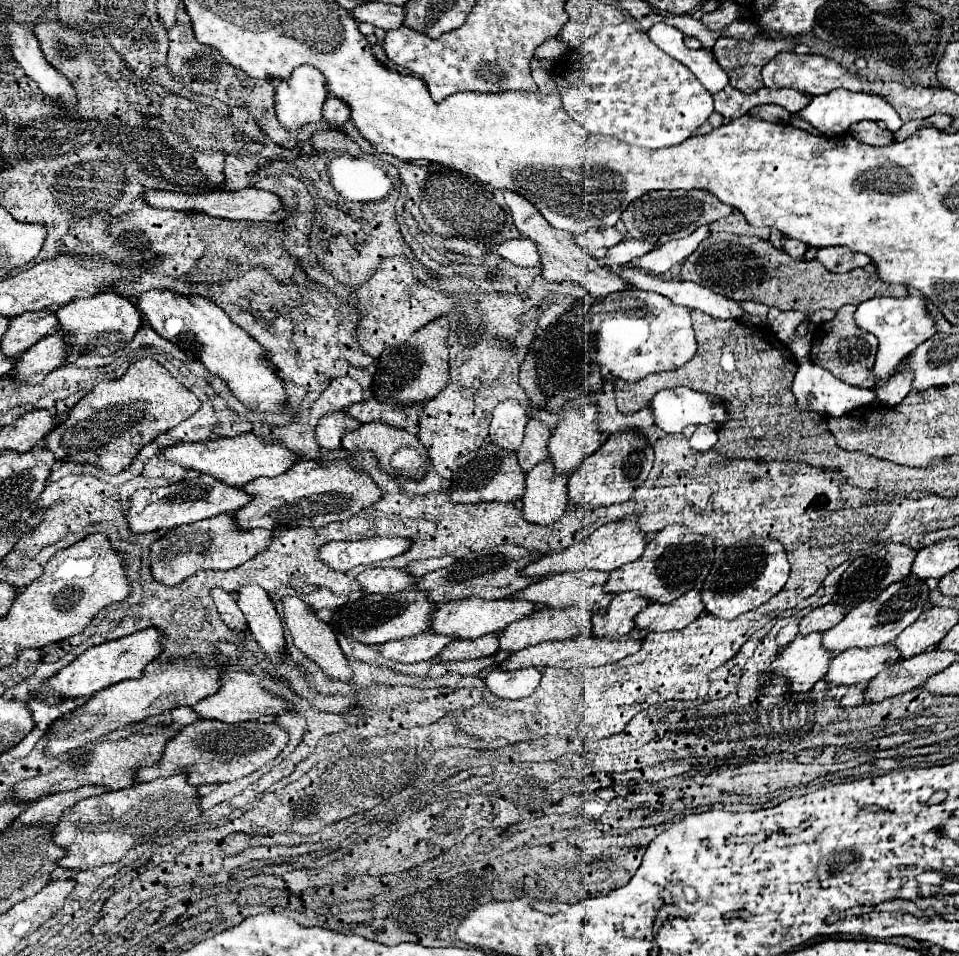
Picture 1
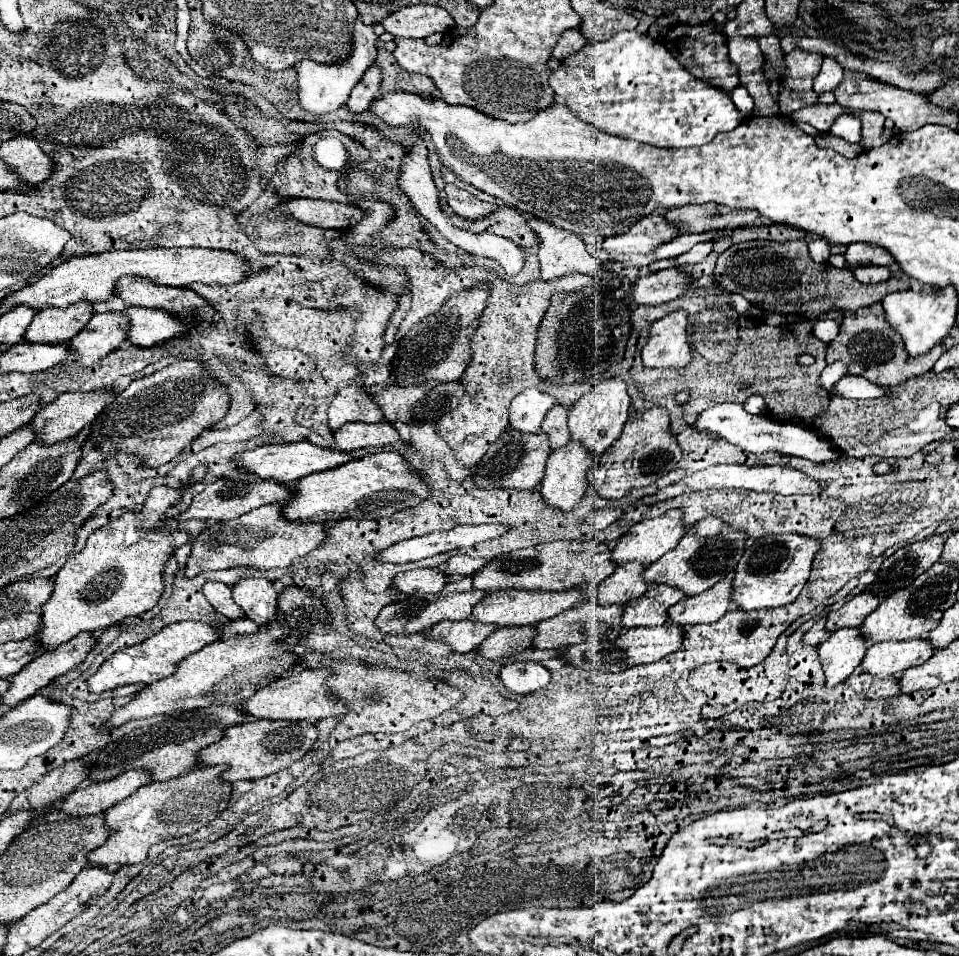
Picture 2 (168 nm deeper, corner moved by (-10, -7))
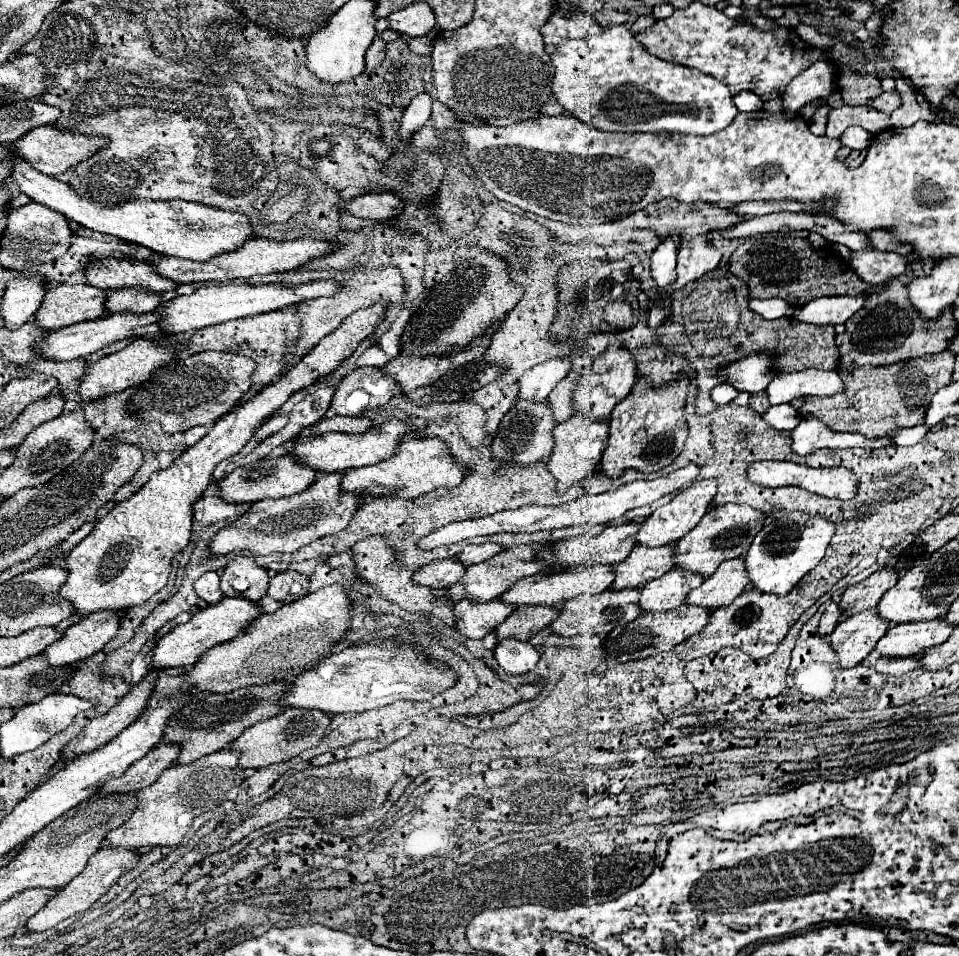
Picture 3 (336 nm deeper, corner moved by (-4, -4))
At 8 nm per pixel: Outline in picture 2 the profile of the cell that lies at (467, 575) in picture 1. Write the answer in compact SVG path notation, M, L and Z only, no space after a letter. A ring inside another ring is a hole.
M558 540L546 542L534 548L514 550L510 554L500 554L490 560L484 570L472 574L474 590L482 592L498 592L498 590L538 590L538 592L560 592L580 586L582 582L600 584L608 574L616 570L610 562L610 546L596 542L572 542Z

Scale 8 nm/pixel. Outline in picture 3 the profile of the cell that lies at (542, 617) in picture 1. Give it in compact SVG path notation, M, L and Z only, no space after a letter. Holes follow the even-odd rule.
M624 589L624 591L602 591L598 595L580 595L572 601L566 601L566 605L560 609L560 617L550 625L550 629L564 637L574 635L590 635L590 633L610 633L616 625L624 625L632 619L636 619L642 611L636 607L640 601L640 589Z

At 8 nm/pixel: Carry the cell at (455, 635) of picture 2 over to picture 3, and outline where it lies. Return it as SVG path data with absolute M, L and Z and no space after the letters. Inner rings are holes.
M470 599L456 601L454 615L458 631L468 639L482 639L486 633L494 631L514 607L500 599L492 599L488 603L472 603Z

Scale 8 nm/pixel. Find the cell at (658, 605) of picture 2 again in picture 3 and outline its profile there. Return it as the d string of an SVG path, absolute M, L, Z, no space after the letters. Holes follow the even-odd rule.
M674 567L660 579L648 581L642 587L640 607L642 611L668 611L672 607L678 607L680 603L684 603L688 591L700 587L700 583L704 583L702 575Z

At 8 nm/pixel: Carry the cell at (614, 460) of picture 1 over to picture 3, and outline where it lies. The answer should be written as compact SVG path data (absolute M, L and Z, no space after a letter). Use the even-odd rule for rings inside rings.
M684 373L662 387L654 387L650 379L638 377L628 397L622 399L610 415L610 439L600 463L600 469L608 477L620 477L622 471L630 467L642 473L654 473L670 465L680 455L688 439L688 425L684 417L688 385L690 379Z

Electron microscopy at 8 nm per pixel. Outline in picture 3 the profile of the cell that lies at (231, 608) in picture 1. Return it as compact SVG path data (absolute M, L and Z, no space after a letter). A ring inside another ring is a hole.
M210 571L210 573L204 573L196 583L194 583L194 589L198 593L198 597L202 597L206 603L210 605L216 605L220 603L220 599L224 597L222 591L220 591L220 575L216 571Z

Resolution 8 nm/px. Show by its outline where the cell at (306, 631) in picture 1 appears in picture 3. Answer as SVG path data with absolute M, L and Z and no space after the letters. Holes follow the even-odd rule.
M282 571L270 579L268 595L272 599L298 599L308 593L308 577L298 571Z

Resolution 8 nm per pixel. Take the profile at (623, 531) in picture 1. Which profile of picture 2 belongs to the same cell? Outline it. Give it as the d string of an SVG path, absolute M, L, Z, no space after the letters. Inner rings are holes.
M668 510L658 518L636 522L624 536L618 538L610 560L616 566L622 566L626 562L656 562L662 554L672 550L678 544L678 540L686 534L686 528L680 520L680 510Z

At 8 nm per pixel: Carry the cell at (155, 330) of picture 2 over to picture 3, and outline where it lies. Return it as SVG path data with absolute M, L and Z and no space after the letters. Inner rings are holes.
M320 279L320 281L308 281L300 285L282 285L282 283L262 283L262 285L234 285L234 283L224 283L224 285L210 285L194 291L192 295L178 295L172 301L166 301L160 307L160 331L166 335L176 335L176 333L194 333L198 329L204 329L208 325L218 325L226 323L232 319L240 317L252 317L258 313L270 313L284 309L288 305L296 305L304 299L316 299L316 297L332 297L334 293L340 291L340 283L332 279Z

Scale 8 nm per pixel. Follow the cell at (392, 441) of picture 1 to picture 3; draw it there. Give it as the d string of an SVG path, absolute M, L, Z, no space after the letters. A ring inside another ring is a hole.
M330 417L322 419L312 427L314 435L322 435L328 431L340 431L340 433L364 433L372 427L372 421L368 417Z

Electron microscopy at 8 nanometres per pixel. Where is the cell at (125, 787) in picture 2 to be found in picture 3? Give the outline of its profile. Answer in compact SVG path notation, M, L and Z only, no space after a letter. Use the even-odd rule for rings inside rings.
M160 743L146 757L136 761L122 777L108 781L100 791L102 793L136 793L156 781L164 769L174 765L178 759L180 745L176 743Z

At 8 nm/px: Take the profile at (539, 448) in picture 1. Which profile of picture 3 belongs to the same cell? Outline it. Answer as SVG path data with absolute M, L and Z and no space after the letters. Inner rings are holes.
M564 377L564 379L554 387L554 391L548 395L548 401L550 401L550 405L552 405L556 423L562 423L562 421L570 419L570 415L574 413L574 411L572 411L572 391L576 389L576 383L578 383L578 381L574 381L574 379L570 379L570 377Z

